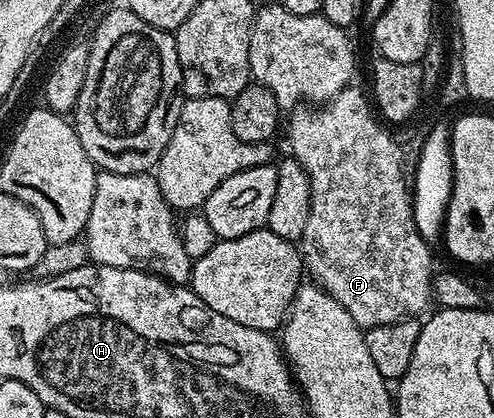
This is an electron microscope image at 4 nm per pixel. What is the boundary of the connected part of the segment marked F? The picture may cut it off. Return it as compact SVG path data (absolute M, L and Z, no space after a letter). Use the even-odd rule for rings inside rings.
M349 85L314 109L290 112L291 124L287 127L290 154L305 169L311 186L309 221L301 240L306 270L315 274L314 282L331 294L360 329L422 316L422 311L433 303L433 251L422 239L414 220L409 179L403 176L403 155L364 95L355 85Z

